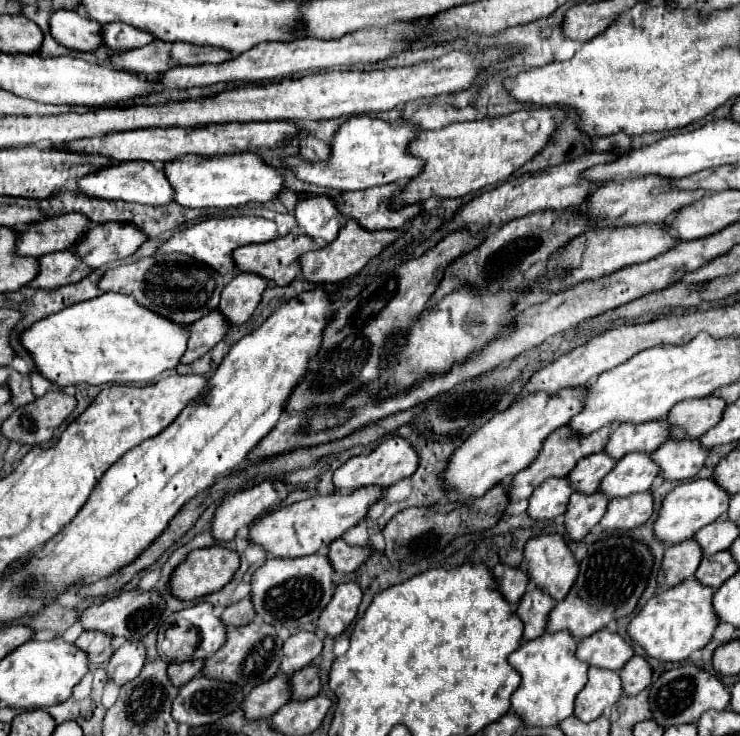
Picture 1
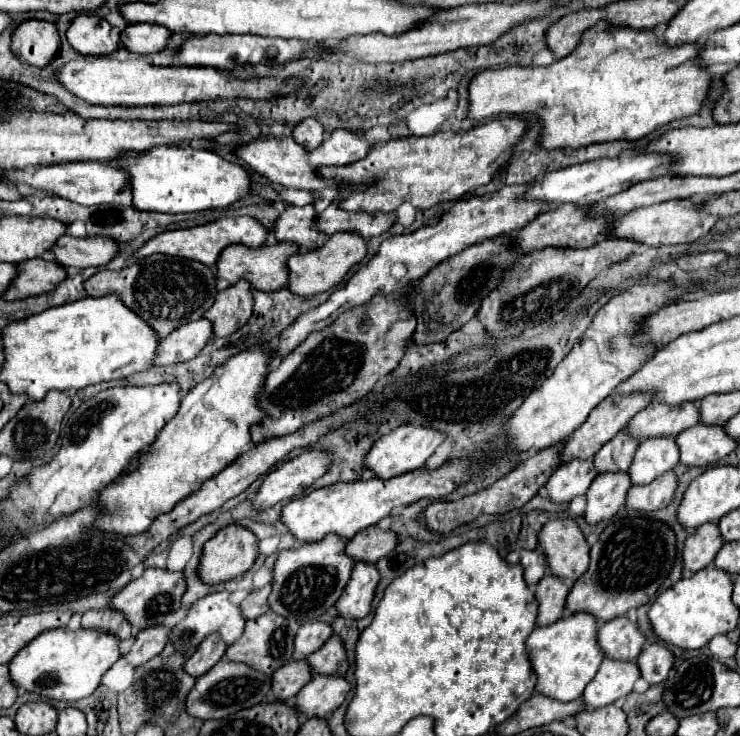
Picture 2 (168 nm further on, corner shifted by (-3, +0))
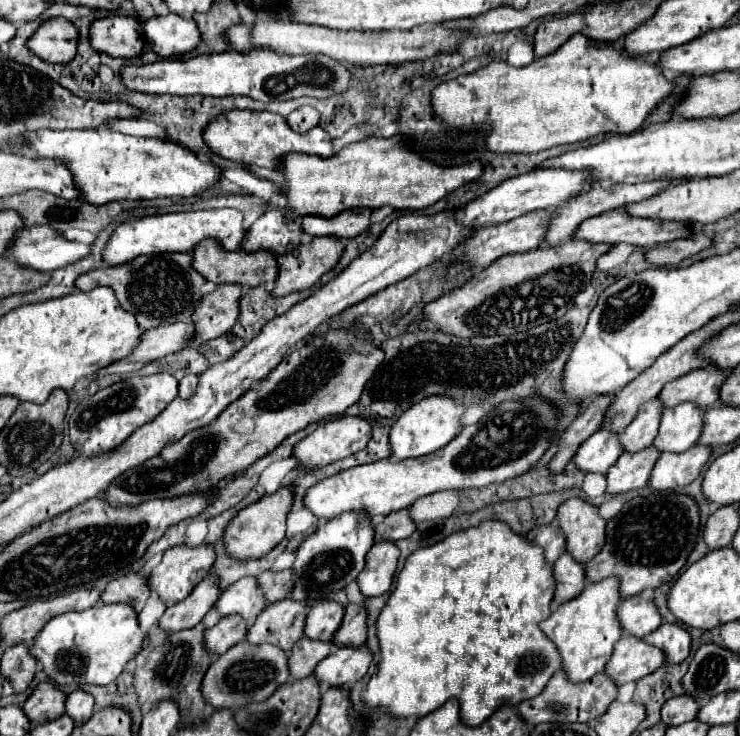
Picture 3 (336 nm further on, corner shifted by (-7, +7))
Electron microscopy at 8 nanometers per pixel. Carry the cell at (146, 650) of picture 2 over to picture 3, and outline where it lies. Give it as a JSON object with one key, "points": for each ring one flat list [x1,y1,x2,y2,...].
{"points":[[204,578,188,598,184,598,178,604,172,604,166,608,166,612,160,618,160,628,168,634,174,634,178,630,188,630,196,626,202,616,214,606,216,598,220,596,218,584,214,578]]}

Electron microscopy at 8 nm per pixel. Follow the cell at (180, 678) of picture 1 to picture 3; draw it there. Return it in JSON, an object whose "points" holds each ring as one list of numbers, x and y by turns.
{"points":[[226,616,214,628,208,628,204,632,204,648,210,654,220,656,228,652,228,648,232,648,234,644,242,642,244,638,246,638,246,622,240,616]]}

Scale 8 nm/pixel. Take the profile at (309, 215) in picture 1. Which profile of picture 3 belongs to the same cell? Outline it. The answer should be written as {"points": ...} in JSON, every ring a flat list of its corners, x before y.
{"points":[[268,208,250,228,244,240,244,250,272,250,284,254,300,246,300,222,284,222,282,210]]}

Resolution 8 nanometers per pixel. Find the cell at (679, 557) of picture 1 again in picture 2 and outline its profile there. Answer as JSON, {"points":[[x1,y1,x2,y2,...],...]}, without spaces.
{"points":[[700,525,698,531,694,531,684,545,684,569,686,571,700,571,710,561,714,561,716,553,724,545,724,539,720,537,718,525]]}

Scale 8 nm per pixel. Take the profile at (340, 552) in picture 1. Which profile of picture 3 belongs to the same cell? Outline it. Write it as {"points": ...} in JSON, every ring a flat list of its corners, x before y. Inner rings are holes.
{"points":[[408,510,392,512,388,516,382,516,374,520,374,532,376,540,388,540,388,542,398,542,402,538,408,538,416,530,414,522,408,516],[386,526,386,528,384,528]]}

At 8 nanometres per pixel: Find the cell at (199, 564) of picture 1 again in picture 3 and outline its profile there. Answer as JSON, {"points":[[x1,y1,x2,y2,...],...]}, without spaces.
{"points":[[280,488,278,492,262,496,258,502,240,510,224,530,224,550,226,550,226,554,232,556,238,562,246,562,246,560,266,556,284,538,286,514,288,514,290,506,292,506,290,490]]}

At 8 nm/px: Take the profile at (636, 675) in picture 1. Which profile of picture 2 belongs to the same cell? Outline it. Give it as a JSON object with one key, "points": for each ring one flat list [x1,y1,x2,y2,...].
{"points":[[650,643,642,649,636,663,642,671,642,677,650,685,656,685,656,683,662,683,668,677,670,669,674,665,674,653,664,643]]}

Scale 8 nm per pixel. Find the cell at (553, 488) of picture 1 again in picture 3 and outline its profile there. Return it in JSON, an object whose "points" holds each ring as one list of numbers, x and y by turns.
{"points":[[598,430,594,432,574,454,572,458,572,468,588,474,606,474,608,468,618,460,622,454,622,446,618,442,618,436,608,432,608,430]]}

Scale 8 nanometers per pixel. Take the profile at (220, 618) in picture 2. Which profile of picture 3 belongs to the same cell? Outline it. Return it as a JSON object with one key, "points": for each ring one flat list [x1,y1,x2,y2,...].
{"points":[[242,578,230,584,214,604,220,616,238,614,250,622,254,622,254,618,264,610,264,606,266,600,258,590,256,578]]}

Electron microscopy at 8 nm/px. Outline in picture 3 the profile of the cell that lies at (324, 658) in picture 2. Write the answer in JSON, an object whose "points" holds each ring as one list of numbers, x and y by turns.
{"points":[[348,604,340,628,330,640,334,646,358,648,366,642,366,608,364,604]]}

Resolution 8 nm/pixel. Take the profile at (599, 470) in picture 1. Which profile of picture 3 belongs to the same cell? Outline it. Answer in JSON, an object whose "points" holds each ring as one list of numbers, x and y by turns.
{"points":[[656,398,642,404,638,408,638,414,634,416,634,420,620,434,620,444,622,444,624,452,636,452,636,450,648,448,652,444,652,438,656,438,656,434,658,434,660,416,662,416,662,410,660,410,660,402]]}

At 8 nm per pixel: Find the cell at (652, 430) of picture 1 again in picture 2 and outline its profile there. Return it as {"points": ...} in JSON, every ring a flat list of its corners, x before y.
{"points":[[698,403,696,405,680,405,680,409,672,409,672,405,648,405,646,409,642,409,640,413,636,413,632,417,632,421,628,423,628,433,632,433,632,437,638,437,638,439,662,437,662,435,676,437,680,431,684,431,696,423,700,423]]}

